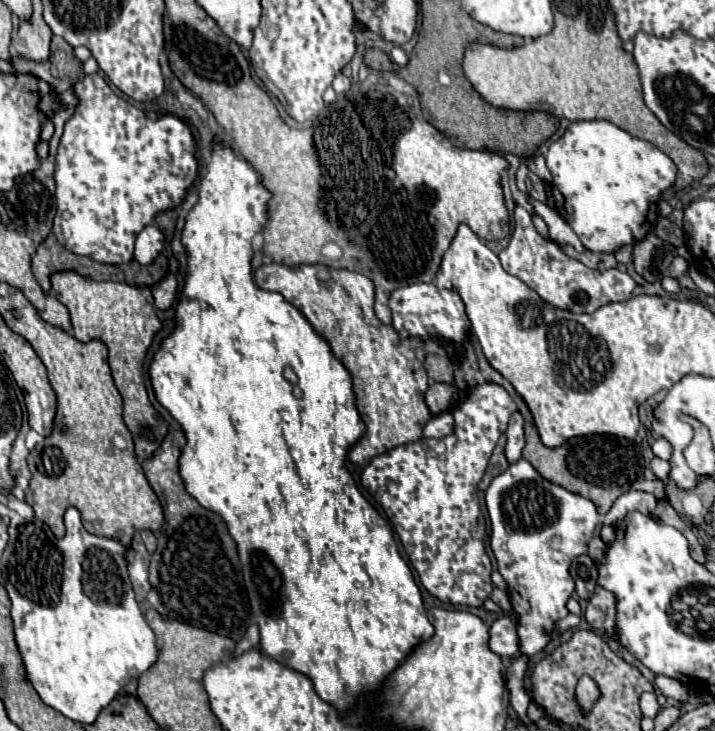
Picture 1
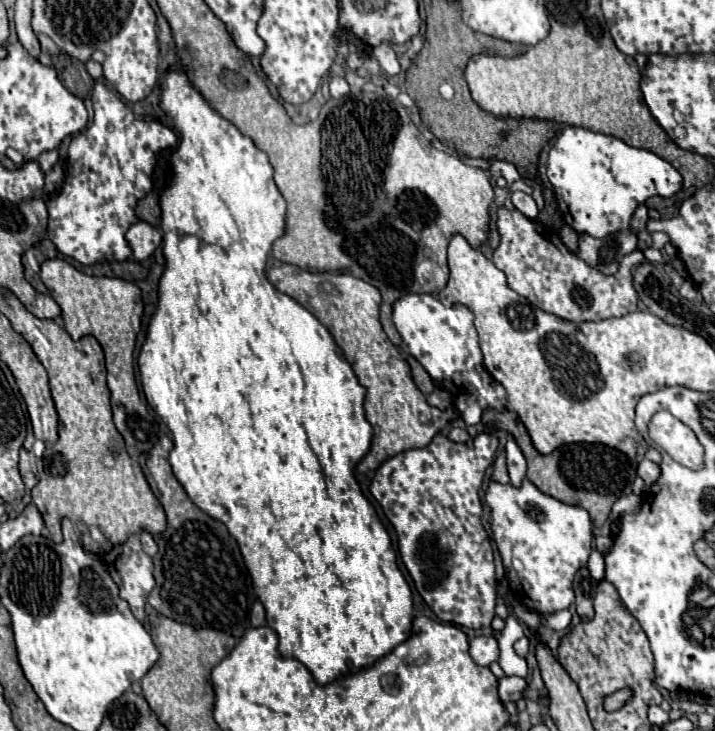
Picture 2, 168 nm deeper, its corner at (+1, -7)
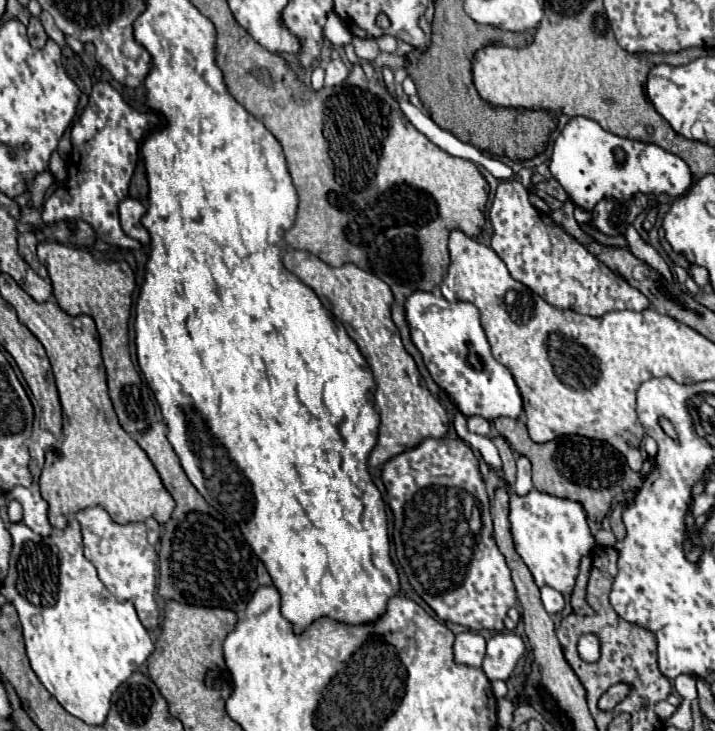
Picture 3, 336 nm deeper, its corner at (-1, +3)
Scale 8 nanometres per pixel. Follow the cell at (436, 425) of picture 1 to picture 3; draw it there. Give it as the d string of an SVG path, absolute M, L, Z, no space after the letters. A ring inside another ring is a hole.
M469 417L467 419L467 423L469 423L469 431L473 431L473 433L479 433L479 435L489 435L489 429L491 429L491 423L487 421L487 419L483 419L483 417Z

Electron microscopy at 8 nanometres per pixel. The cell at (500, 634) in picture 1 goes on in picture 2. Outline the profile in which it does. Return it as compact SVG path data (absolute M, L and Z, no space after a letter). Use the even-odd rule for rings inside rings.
M493 635L473 637L469 645L471 645L469 653L477 665L491 665L493 661L499 659L499 647L497 647L497 639Z

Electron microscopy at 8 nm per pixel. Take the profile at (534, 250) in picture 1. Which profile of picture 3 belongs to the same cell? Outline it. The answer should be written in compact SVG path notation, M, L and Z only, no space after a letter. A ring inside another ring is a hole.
M503 181L489 209L489 221L493 225L491 249L503 259L513 279L527 285L557 309L571 309L591 317L603 317L619 309L643 311L651 305L639 289L615 275L579 241L565 233L563 227L555 225L549 215L535 209L527 197L529 191L519 181Z

